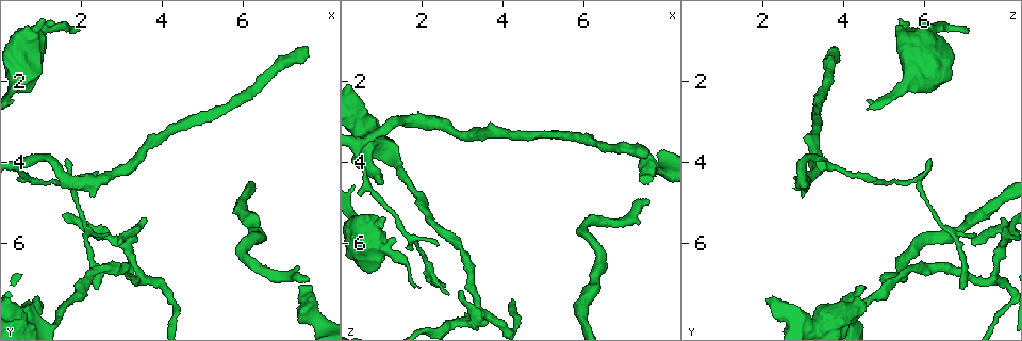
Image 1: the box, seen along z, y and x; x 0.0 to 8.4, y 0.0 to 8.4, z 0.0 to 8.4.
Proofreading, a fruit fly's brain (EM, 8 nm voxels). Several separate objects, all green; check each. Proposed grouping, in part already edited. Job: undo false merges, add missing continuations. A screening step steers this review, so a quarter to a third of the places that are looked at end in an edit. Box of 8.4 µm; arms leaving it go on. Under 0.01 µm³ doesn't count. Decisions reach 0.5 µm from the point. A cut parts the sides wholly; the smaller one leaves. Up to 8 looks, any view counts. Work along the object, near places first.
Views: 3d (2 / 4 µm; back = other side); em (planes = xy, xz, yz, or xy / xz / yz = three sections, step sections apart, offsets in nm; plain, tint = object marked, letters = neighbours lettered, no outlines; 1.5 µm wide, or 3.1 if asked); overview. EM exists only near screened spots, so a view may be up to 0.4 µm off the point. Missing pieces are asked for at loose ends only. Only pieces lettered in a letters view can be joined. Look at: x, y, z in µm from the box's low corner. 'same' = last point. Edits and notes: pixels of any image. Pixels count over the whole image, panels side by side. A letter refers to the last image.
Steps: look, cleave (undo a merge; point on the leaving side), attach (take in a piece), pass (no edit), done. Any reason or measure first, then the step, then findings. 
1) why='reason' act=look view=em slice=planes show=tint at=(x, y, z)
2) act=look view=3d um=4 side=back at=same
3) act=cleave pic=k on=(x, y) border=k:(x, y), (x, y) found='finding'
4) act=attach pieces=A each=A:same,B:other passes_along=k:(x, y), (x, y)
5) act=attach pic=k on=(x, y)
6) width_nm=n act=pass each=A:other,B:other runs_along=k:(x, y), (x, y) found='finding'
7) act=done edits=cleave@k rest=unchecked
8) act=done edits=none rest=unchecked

why='branch stops here' act=look view=3d um=4 at=(2.50, 7.15, 6.95)

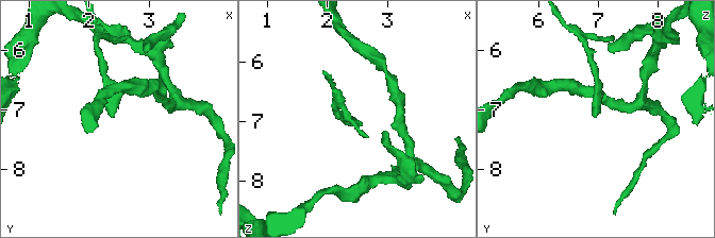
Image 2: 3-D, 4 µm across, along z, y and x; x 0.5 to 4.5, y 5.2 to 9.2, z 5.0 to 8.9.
act=look view=em slice=xz step=4 show=tint at=(2.45, 7.15, 6.90)

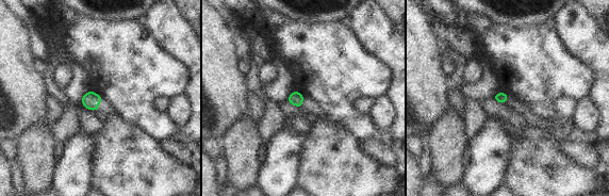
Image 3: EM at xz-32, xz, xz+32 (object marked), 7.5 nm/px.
act=look view=em slice=planes show=letters at=same

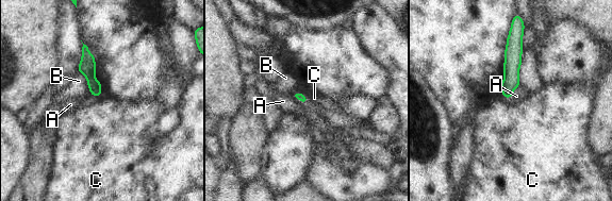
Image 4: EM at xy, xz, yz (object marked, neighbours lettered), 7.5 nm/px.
act=pass each=A:other,B:other,C:other runs_along=4:(511, 37), (508, 96) found='none of them fits'

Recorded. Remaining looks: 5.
why='calibre changes' act=look view=em slice=planes show=tint at=(1.45, 7.95, 4.10)

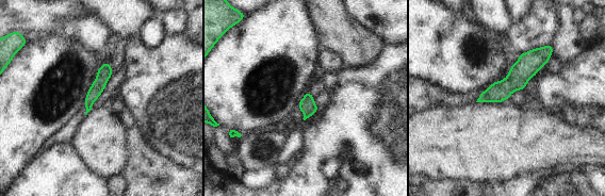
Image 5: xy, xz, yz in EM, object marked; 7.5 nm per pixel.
act=look view=em slice=planes show=letters at=same

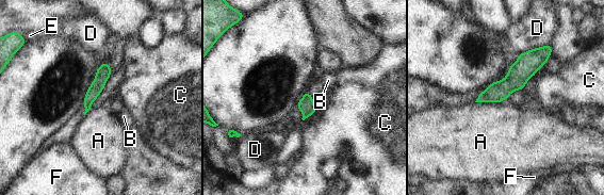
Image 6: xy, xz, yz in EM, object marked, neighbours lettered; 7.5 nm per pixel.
act=pass each=A:other,B:other,C:other,D:other,E:other,F:other runs_along=6:(548, 47), (506, 86), (480, 99) found='one neuron here'

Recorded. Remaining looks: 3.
why='end of a long branch' act=look view=3d um=2 side=back at=(7.40, 7.10, 4.30)

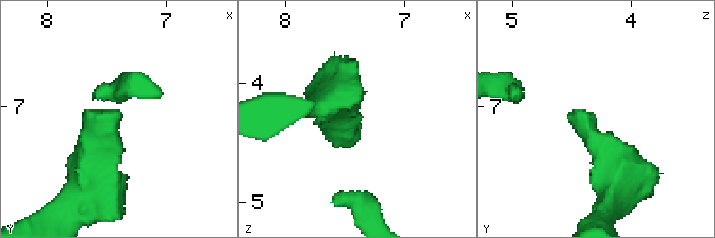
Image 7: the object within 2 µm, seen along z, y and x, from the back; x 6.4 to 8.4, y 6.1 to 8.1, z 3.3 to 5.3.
why='now the EM' act=look view=em slice=planes show=letters at=(7.38, 7.06, 4.34)

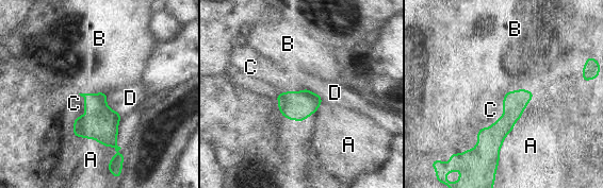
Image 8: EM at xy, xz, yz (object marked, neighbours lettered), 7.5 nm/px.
width_nm=130 act=pass each=A:other,B:other,C:other,D:other runs_along=8:(524, 91), (495, 134), (496, 154) found='none of them fits'

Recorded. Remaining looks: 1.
act=done edits=none rest=unchecked

